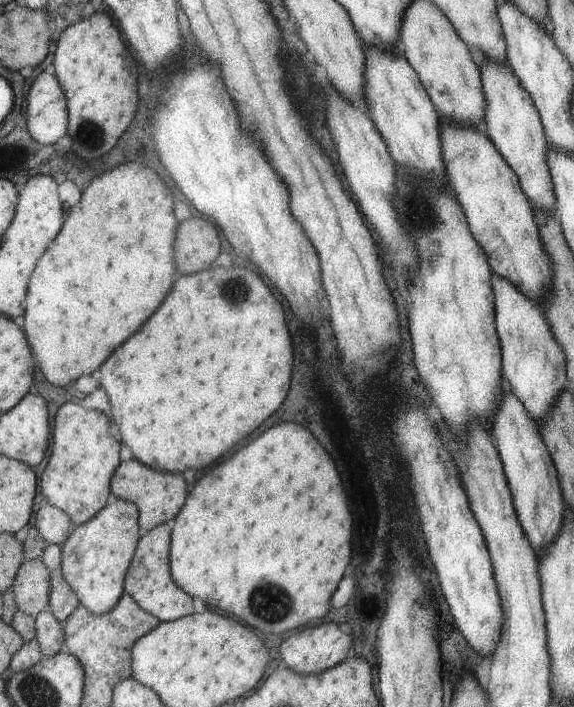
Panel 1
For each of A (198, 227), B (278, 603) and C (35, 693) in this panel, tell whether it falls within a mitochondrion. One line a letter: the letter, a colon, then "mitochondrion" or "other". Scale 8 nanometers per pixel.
A: other
B: mitochondrion
C: mitochondrion

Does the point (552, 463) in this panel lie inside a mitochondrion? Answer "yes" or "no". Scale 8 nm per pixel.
no

